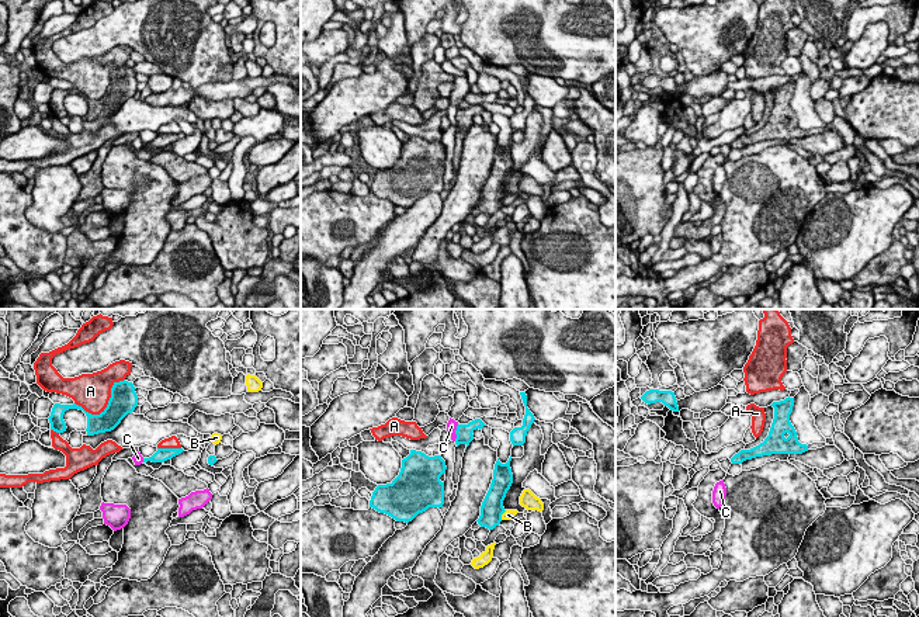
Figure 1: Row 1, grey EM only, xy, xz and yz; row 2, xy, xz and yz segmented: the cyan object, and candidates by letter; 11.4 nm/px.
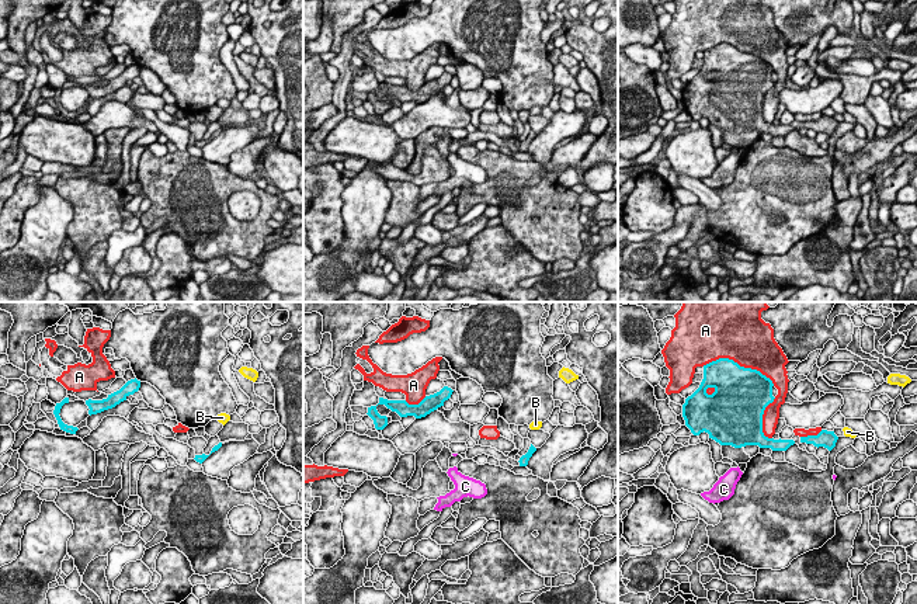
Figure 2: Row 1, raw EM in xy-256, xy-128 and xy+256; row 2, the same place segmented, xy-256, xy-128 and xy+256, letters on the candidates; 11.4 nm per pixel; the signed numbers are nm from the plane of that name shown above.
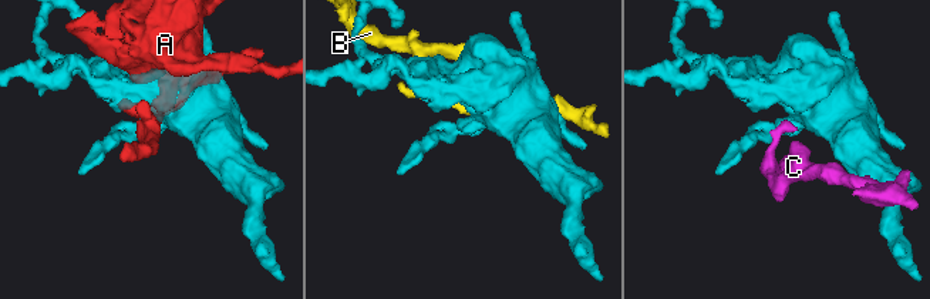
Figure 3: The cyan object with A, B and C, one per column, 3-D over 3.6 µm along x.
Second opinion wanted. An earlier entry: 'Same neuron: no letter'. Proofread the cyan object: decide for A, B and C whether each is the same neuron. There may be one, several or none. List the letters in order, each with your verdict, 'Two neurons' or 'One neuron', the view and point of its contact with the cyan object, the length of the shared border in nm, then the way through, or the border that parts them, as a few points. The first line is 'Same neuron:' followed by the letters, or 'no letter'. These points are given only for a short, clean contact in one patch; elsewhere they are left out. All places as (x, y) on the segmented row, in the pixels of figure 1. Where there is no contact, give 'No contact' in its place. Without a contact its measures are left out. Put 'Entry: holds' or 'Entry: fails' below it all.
Same neuron: no letter
A: Two neurons. Touches cyan at xy (107, 406). Shared border 650 nm
B: Two neurons. Touches cyan at xz (502, 513). Shared border 130 nm
C: Two neurons. Touches cyan at xz (455, 433). Shared border 200 nm
Entry: holds

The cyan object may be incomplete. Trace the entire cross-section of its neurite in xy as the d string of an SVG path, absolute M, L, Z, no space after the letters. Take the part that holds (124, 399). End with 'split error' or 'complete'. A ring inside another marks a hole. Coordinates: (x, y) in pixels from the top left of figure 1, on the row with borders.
M125 379L114 382L108 405L100 415L91 415L76 403L73 405L55 403L51 416L48 417L51 423L51 430L59 434L66 431L67 427L63 420L65 412L69 409L79 409L83 410L87 416L87 429L86 429L87 436L111 431L121 423L121 420L128 413L132 413L138 406L138 395L135 389L136 388L133 387L133 384Z | complete

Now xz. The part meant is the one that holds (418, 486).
M410 450L410 454L402 460L399 475L391 483L375 488L370 507L405 523L412 521L429 507L440 509L444 505L444 482L440 481L440 476L445 474L445 469L445 461L441 455L429 457L422 451Z | complete

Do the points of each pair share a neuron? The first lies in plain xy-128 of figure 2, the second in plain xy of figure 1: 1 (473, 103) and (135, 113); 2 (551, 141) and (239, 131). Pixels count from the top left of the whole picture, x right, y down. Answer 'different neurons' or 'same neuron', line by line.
1: different neurons
2: same neuron

